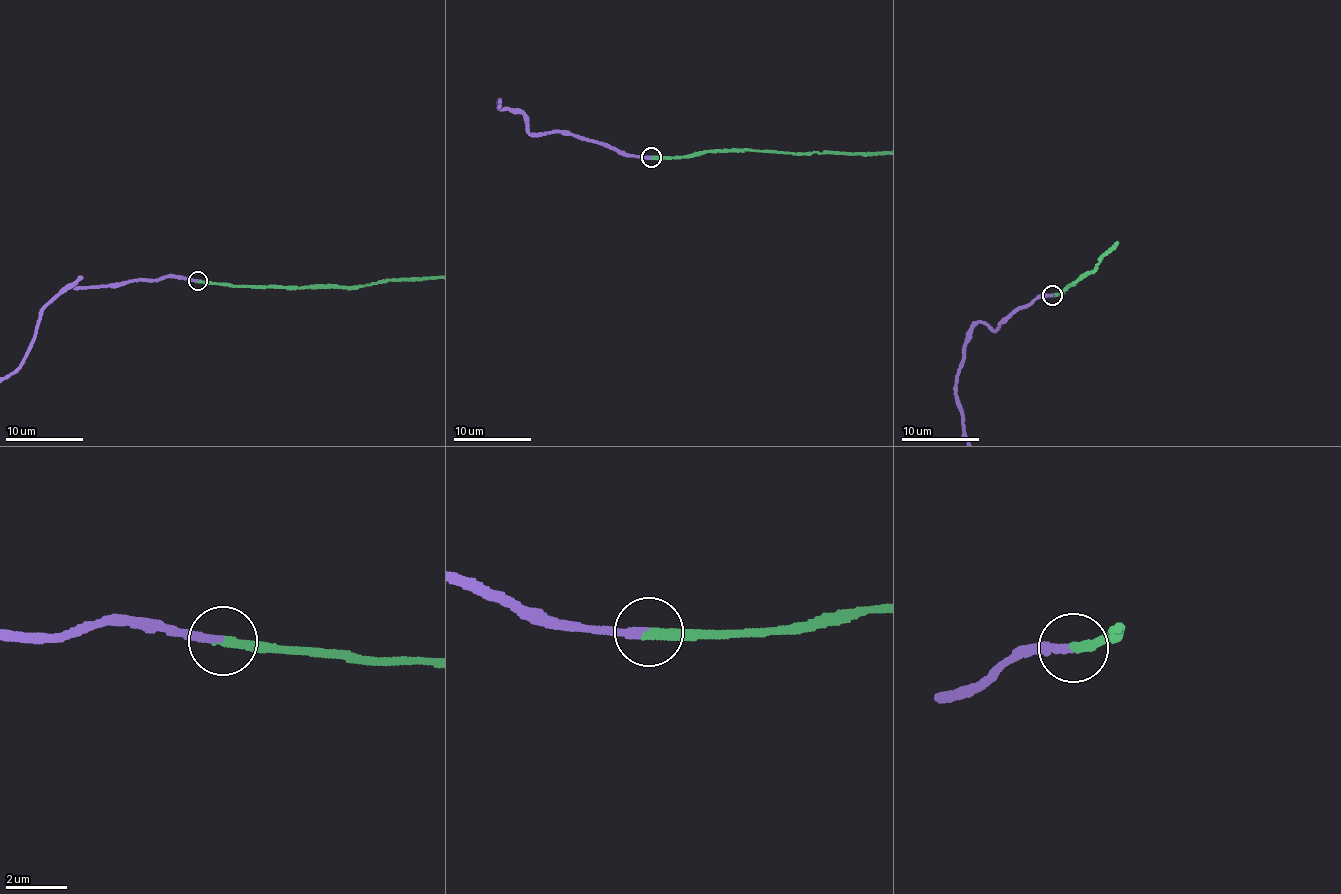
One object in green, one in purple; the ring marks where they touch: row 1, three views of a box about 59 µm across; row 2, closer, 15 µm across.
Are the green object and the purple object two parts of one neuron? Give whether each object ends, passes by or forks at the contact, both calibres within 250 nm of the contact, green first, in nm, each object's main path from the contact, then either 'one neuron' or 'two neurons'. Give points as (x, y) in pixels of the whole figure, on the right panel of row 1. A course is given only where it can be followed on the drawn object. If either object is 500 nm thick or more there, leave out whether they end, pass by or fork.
green ends | purple ends | 280/240 nm | purple via (1052, 295), (1038, 299), (1005, 318), (994, 330), (979, 322), (969, 331), (955, 387) | one neuron

